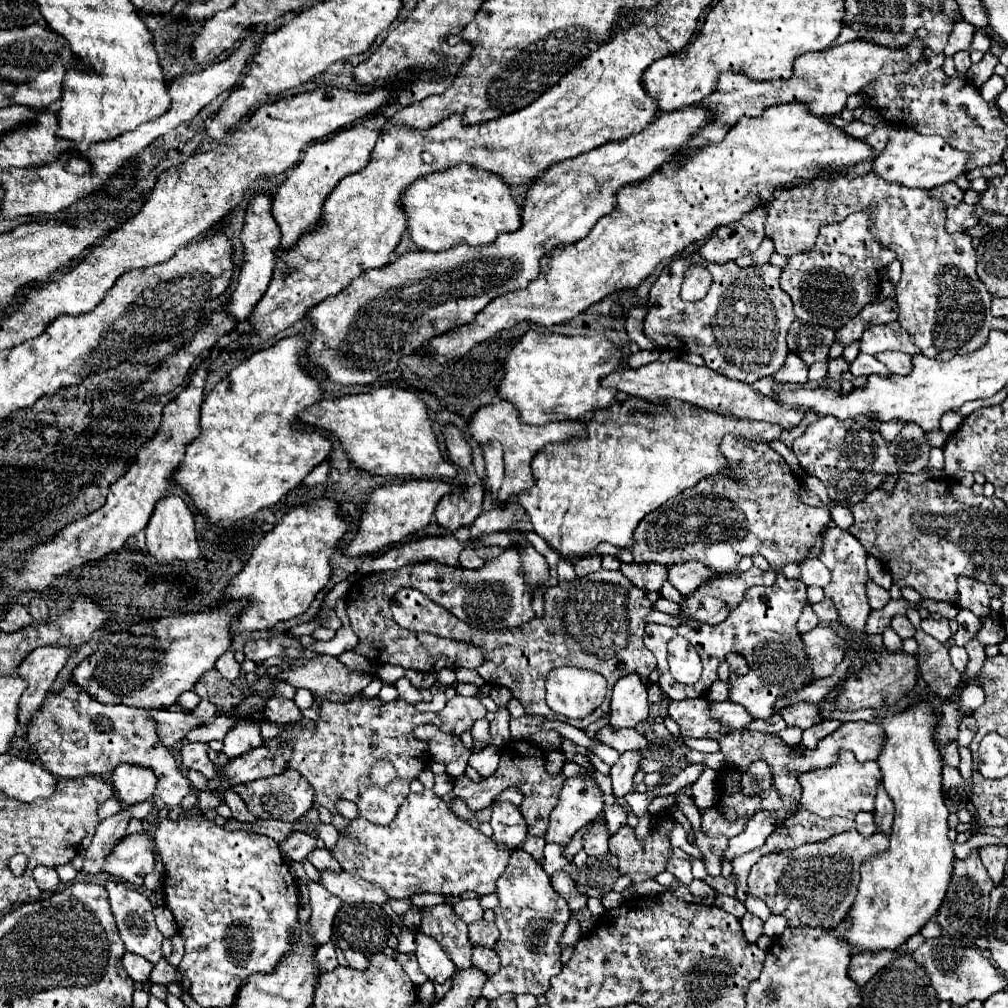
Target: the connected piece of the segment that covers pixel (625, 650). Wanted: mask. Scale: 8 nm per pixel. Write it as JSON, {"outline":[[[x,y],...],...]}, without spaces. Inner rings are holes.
{"outline":[[[600,569],[600,571],[596,571],[596,573],[590,573],[590,575],[586,575],[586,577],[578,577],[578,579],[574,579],[574,581],[570,581],[568,585],[552,585],[552,587],[548,587],[546,589],[546,593],[544,593],[544,615],[540,617],[540,619],[532,619],[530,623],[526,623],[526,625],[522,625],[522,627],[518,627],[518,629],[500,629],[500,631],[490,631],[490,633],[486,633],[486,631],[480,631],[480,629],[472,629],[470,625],[466,625],[466,623],[462,623],[460,619],[456,619],[452,613],[448,613],[446,609],[442,609],[440,605],[436,605],[436,603],[432,603],[424,593],[418,593],[416,589],[402,589],[402,591],[398,591],[396,593],[396,597],[392,599],[392,603],[390,603],[390,607],[392,607],[392,615],[394,615],[394,619],[396,619],[396,623],[400,625],[400,627],[404,627],[404,629],[408,629],[408,631],[416,631],[416,633],[432,633],[432,635],[438,635],[438,637],[446,637],[446,639],[452,639],[452,641],[464,641],[464,643],[470,643],[470,645],[478,645],[480,649],[482,649],[482,653],[484,653],[484,663],[476,669],[478,673],[480,673],[480,677],[488,683],[488,685],[502,685],[502,687],[506,687],[506,689],[510,689],[512,691],[512,697],[514,699],[518,699],[520,703],[522,703],[522,707],[524,707],[524,711],[526,711],[526,715],[528,717],[536,717],[536,715],[540,715],[540,717],[546,717],[546,719],[556,719],[554,717],[554,713],[550,711],[550,707],[546,705],[546,701],[544,701],[544,681],[546,681],[546,675],[548,675],[548,671],[550,669],[554,669],[554,667],[562,667],[562,665],[574,665],[574,667],[582,667],[582,669],[592,669],[592,671],[596,671],[596,673],[600,673],[600,675],[604,675],[606,677],[606,681],[608,681],[608,695],[606,695],[606,699],[610,697],[610,693],[612,693],[612,687],[614,687],[614,683],[620,679],[620,677],[624,677],[624,675],[628,675],[628,673],[636,673],[636,675],[650,675],[652,673],[652,669],[656,667],[656,659],[654,659],[654,655],[646,649],[646,645],[644,645],[644,641],[642,641],[642,633],[644,633],[644,627],[646,627],[646,623],[644,623],[644,619],[646,619],[646,615],[652,611],[652,603],[648,601],[648,597],[646,597],[646,591],[642,591],[642,589],[638,589],[638,587],[634,587],[620,571],[608,571],[608,569]]]}

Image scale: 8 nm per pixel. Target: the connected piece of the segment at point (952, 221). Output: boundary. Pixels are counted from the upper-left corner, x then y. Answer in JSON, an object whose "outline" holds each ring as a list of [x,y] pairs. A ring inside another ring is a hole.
{"outline":[[[960,203],[956,207],[948,207],[946,209],[946,229],[948,229],[948,233],[966,231],[966,229],[974,227],[982,215],[988,215],[988,211],[984,211],[980,205]]]}

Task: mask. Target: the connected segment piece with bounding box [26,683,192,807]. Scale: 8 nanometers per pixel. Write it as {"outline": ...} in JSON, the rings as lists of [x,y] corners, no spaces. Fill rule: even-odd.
{"outline":[[[66,683],[60,693],[44,699],[44,709],[32,717],[26,739],[36,749],[44,767],[62,779],[108,775],[120,763],[134,763],[154,769],[158,777],[156,793],[168,807],[180,805],[180,801],[192,793],[192,785],[176,765],[172,753],[158,741],[156,723],[150,719],[148,709],[100,705],[74,683]]]}

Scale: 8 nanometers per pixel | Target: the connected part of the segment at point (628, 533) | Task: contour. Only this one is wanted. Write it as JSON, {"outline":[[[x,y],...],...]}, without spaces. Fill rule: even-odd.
{"outline":[[[630,397],[584,419],[586,439],[548,445],[532,459],[536,481],[530,489],[518,493],[518,503],[526,509],[534,531],[556,553],[566,559],[578,559],[592,553],[602,541],[630,547],[634,529],[646,513],[658,509],[686,487],[694,487],[698,481],[728,469],[720,453],[720,441],[726,433],[746,441],[772,443],[784,431],[778,425],[726,419],[676,400],[673,404],[672,413],[650,405],[646,405],[646,411],[638,411],[635,405],[640,401]]]}

